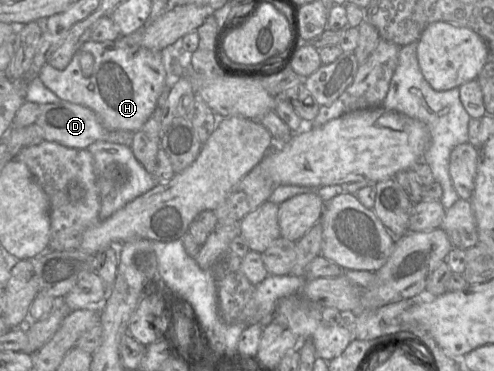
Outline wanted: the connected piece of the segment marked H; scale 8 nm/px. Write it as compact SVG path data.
M143 28L114 41L86 41L64 70L46 63L38 77L61 100L93 110L109 130L136 132L154 113L158 99L168 87L168 74L160 51L141 46Z

